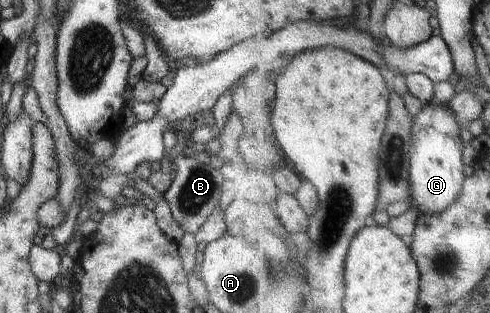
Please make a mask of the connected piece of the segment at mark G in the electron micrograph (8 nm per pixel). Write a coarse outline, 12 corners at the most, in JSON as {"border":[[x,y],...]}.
{"border":[[427,102],[412,130],[412,198],[444,213],[464,194],[461,124]]}

